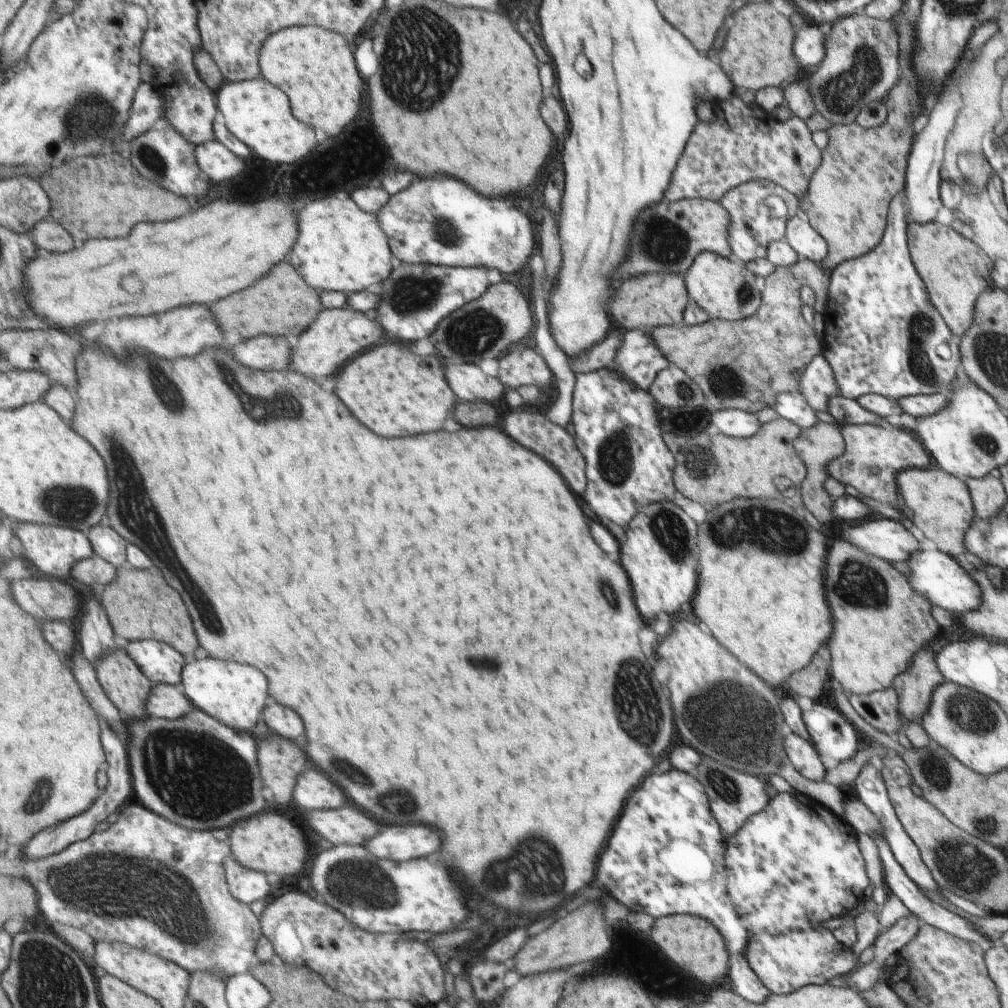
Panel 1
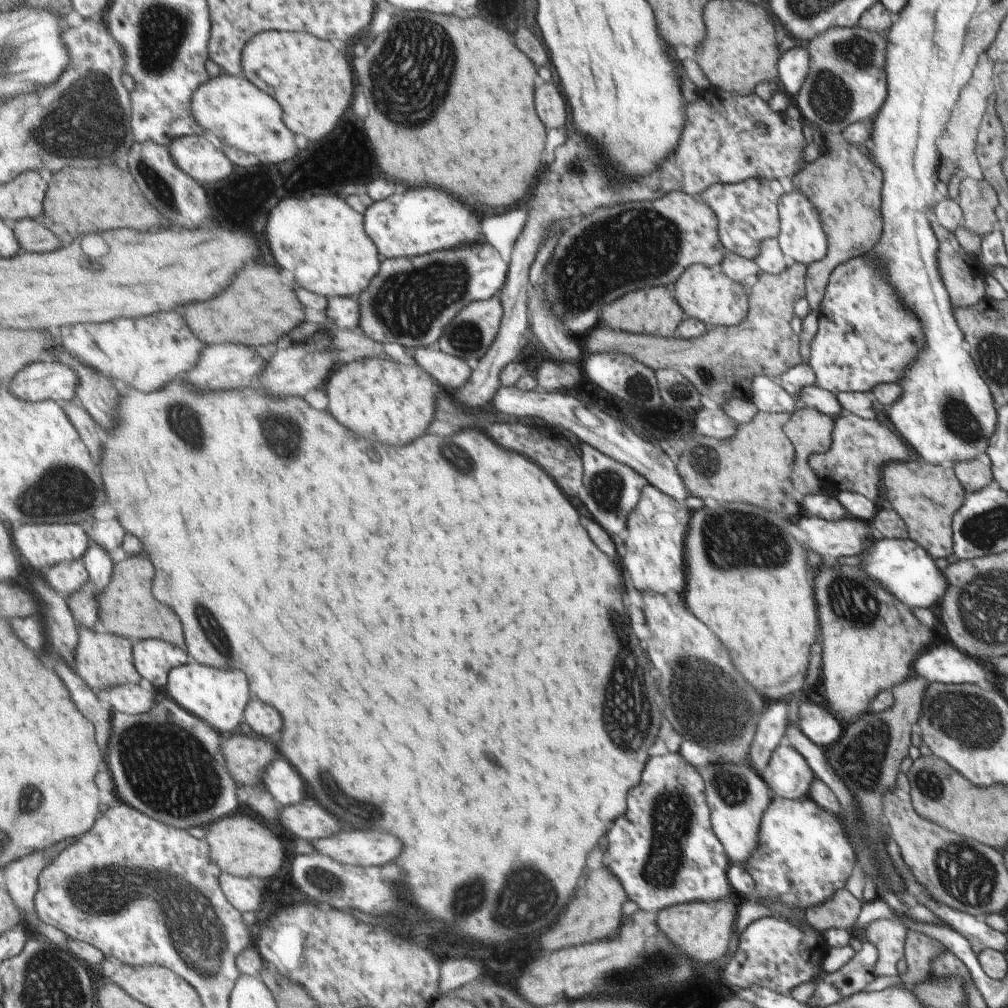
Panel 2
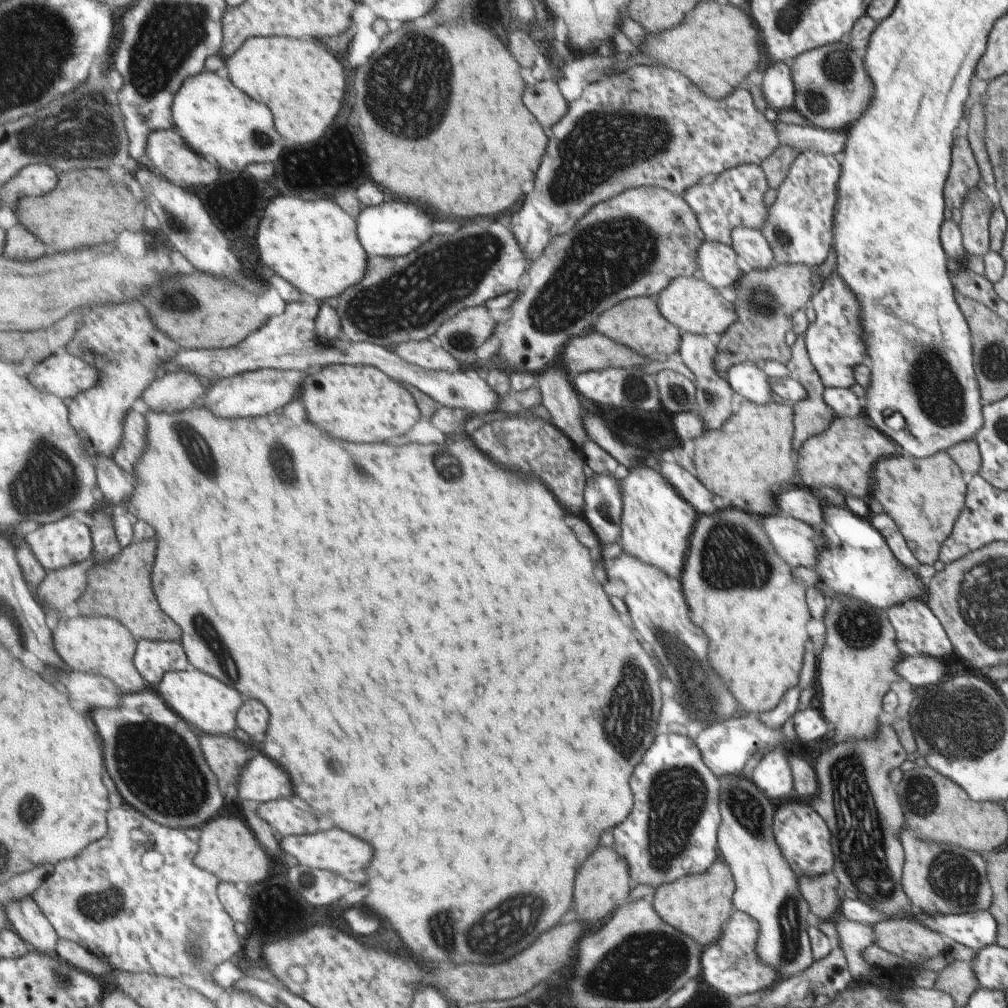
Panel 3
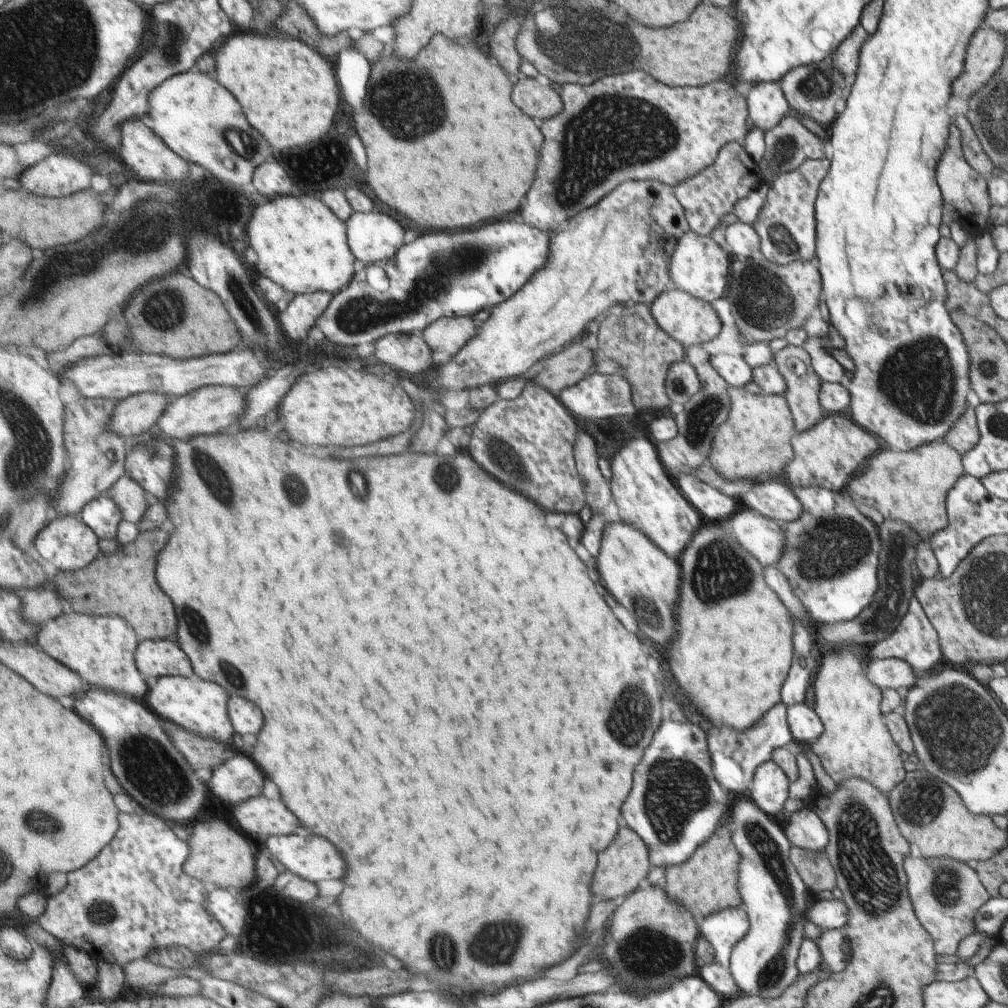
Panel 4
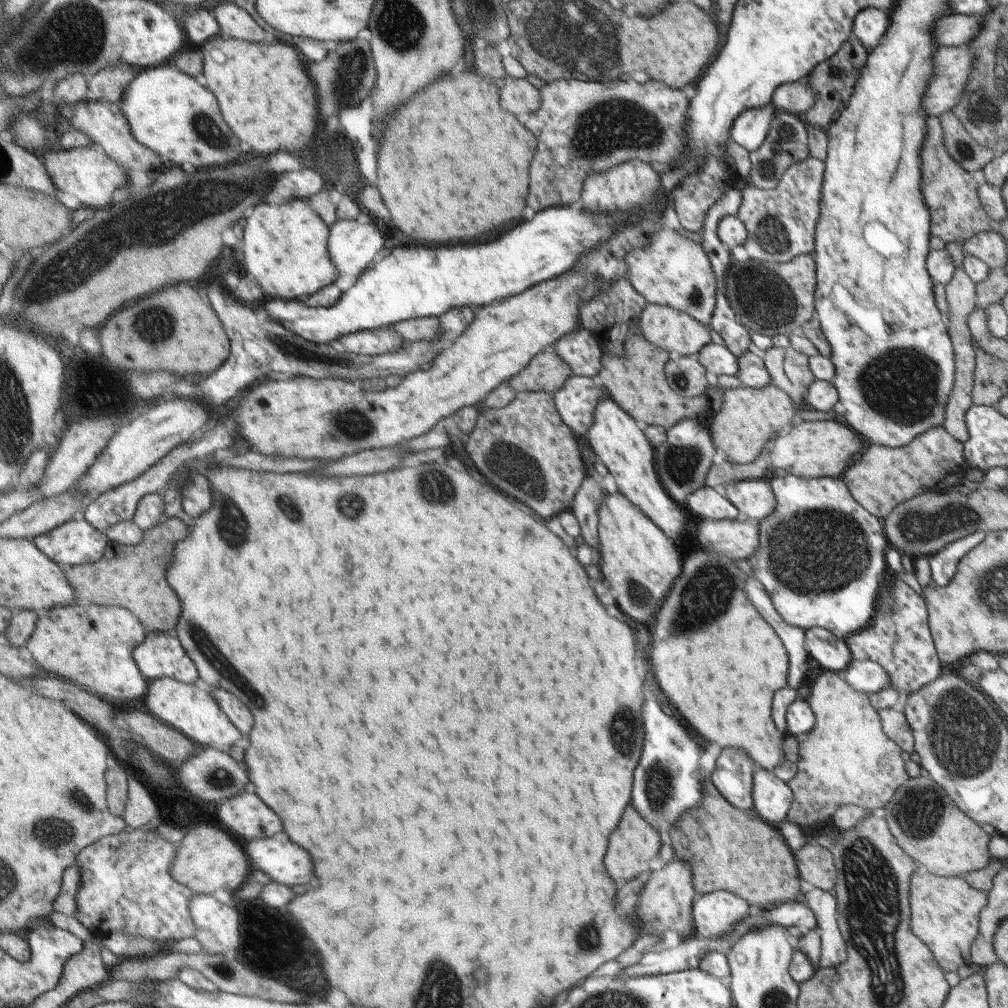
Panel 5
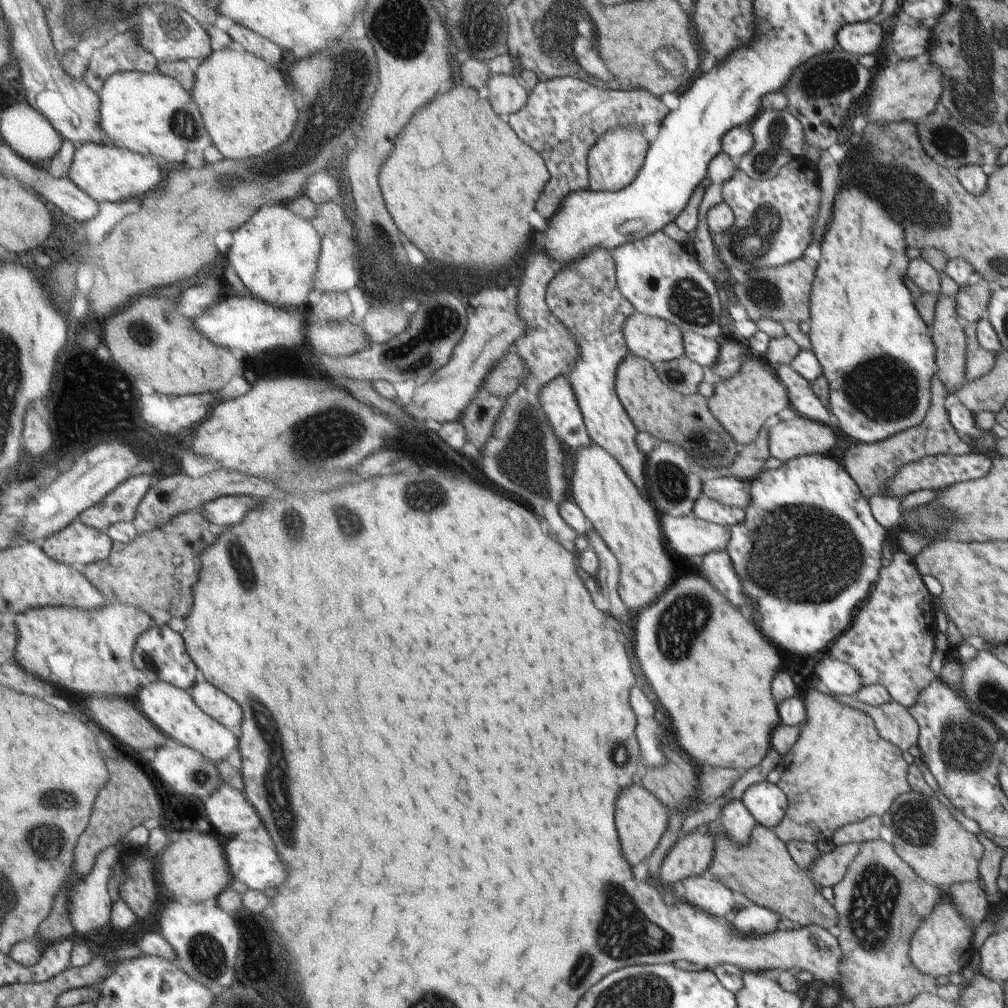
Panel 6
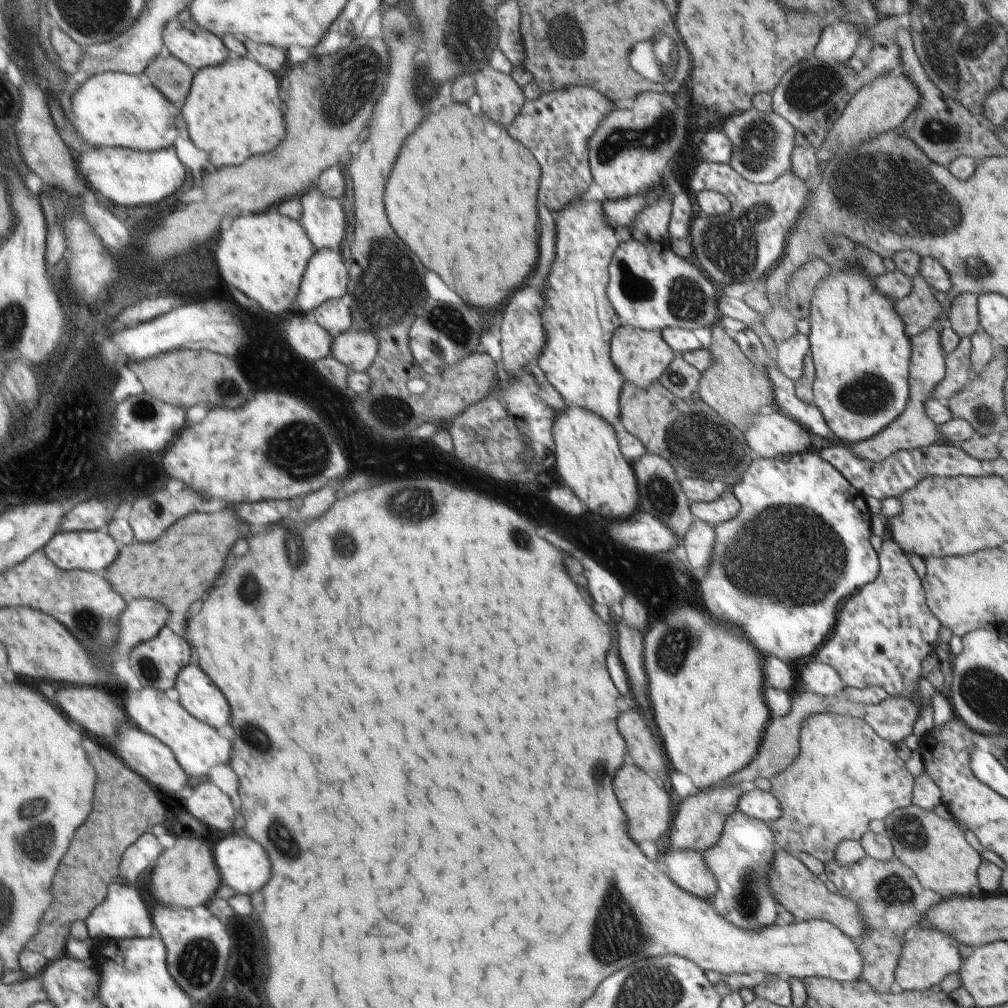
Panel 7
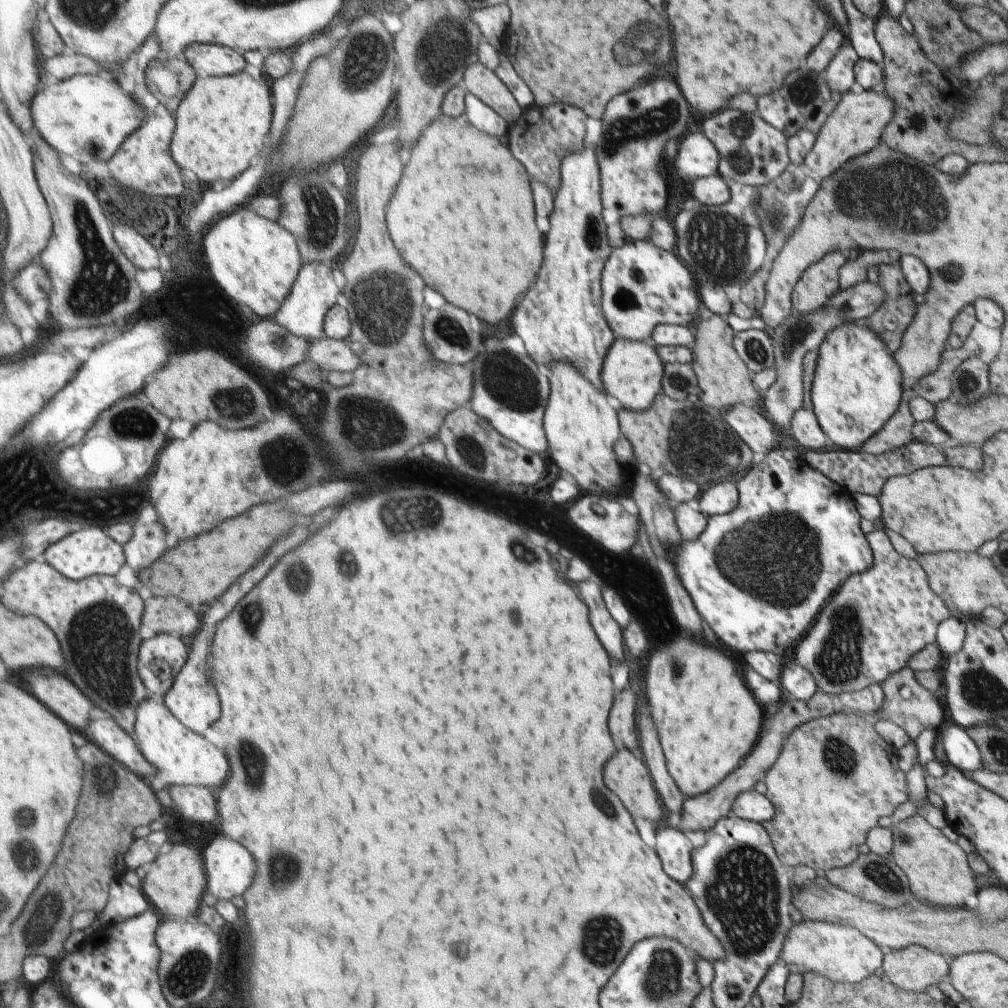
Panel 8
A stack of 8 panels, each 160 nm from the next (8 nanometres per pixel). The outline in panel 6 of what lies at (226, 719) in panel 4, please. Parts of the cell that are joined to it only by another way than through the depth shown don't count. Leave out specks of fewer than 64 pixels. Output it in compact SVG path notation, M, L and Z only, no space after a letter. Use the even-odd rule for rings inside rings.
M145 681L143 688L134 698L145 718L149 718L163 734L171 738L171 742L190 746L193 750L201 752L206 759L219 764L226 761L231 750L240 747L240 738L237 738L229 728L214 720L208 713L205 713L196 701L193 700L190 691L178 688L173 684L164 681Z

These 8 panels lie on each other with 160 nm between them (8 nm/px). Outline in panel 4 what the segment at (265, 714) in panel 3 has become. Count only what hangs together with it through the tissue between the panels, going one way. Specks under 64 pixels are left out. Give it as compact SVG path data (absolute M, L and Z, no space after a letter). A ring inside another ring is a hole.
M233 696L229 702L229 716L239 735L259 734L263 728L263 712L251 702L241 696Z

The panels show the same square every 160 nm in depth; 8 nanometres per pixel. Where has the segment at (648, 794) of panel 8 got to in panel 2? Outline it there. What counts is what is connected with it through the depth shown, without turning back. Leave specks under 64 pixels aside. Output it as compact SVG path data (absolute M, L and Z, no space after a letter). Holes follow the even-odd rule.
M603 867L592 871L581 890L577 891L575 900L569 904L567 912L559 918L557 926L547 930L541 936L541 948L545 952L557 952L563 948L576 947L577 945L591 944L595 941L611 938L609 934L617 934L621 904L625 902L625 892L620 882Z

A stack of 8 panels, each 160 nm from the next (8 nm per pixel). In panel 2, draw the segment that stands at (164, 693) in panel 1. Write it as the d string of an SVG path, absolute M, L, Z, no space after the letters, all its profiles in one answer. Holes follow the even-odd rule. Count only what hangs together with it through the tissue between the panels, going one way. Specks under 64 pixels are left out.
M147 681L130 683L125 688L111 688L101 692L99 697L107 701L113 713L123 710L132 715L149 712L158 703L155 686Z

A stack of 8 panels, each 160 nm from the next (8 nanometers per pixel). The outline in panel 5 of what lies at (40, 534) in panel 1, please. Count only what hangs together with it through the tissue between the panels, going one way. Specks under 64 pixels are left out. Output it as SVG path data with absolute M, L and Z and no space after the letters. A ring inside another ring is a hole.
M86 518L77 521L71 520L63 523L48 533L33 538L36 546L57 564L77 566L79 564L94 564L105 557L107 549L111 544L108 533L93 526Z

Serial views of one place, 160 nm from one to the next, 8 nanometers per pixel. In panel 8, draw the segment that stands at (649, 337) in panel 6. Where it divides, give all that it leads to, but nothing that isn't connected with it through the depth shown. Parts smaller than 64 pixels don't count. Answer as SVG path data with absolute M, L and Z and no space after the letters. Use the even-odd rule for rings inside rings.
M615 338L604 356L600 379L605 394L615 397L620 407L630 411L645 411L661 392L664 362L656 353L656 346L650 341L630 341Z

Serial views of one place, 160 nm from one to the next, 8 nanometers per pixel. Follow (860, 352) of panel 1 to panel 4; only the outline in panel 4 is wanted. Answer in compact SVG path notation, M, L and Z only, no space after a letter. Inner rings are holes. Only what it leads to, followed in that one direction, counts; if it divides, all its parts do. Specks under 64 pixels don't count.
M808 338L803 343L803 348L809 356L811 369L820 381L829 383L841 380L843 368L829 354L829 348L833 348L831 342L824 338Z

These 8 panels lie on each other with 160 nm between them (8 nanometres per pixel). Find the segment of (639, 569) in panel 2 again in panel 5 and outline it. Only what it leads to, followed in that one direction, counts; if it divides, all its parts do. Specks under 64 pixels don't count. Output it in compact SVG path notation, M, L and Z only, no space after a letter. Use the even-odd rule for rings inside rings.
M609 395L603 396L601 400L597 400L597 406L593 408L593 420L586 431L585 440L589 442L597 459L609 471L609 482L614 488L621 490L628 500L651 518L668 537L681 540L685 534L687 518L660 484L659 474L655 474L653 450L649 446L648 438L643 436L643 432L637 428L633 420Z

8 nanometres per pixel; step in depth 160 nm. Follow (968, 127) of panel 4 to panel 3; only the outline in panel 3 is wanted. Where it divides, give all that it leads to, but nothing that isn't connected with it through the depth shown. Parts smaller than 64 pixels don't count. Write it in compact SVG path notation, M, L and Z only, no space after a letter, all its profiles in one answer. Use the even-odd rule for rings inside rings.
M977 100L977 104L971 108L971 118L969 118L969 128L966 134L968 143L971 145L972 152L980 171L980 180L983 180L987 186L994 186L994 174L986 146L984 145L984 104Z

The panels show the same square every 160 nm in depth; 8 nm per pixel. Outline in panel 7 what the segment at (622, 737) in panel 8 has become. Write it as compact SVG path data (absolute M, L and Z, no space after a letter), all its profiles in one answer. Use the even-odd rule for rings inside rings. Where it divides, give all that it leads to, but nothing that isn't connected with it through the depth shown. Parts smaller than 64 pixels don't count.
M625 712L617 718L617 724L621 724L621 736L629 740L629 756L637 768L643 770L655 782L668 784L668 770L672 769L663 748L659 748L659 737L647 728L643 728L643 718L637 712Z

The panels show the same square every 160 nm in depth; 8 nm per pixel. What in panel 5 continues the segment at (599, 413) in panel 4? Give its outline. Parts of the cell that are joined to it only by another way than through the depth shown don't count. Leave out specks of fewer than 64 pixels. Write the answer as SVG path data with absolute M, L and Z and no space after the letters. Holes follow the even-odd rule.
M574 375L567 384L554 393L561 420L568 424L577 436L585 436L593 420L593 408L597 400L608 396L608 392L596 379Z

